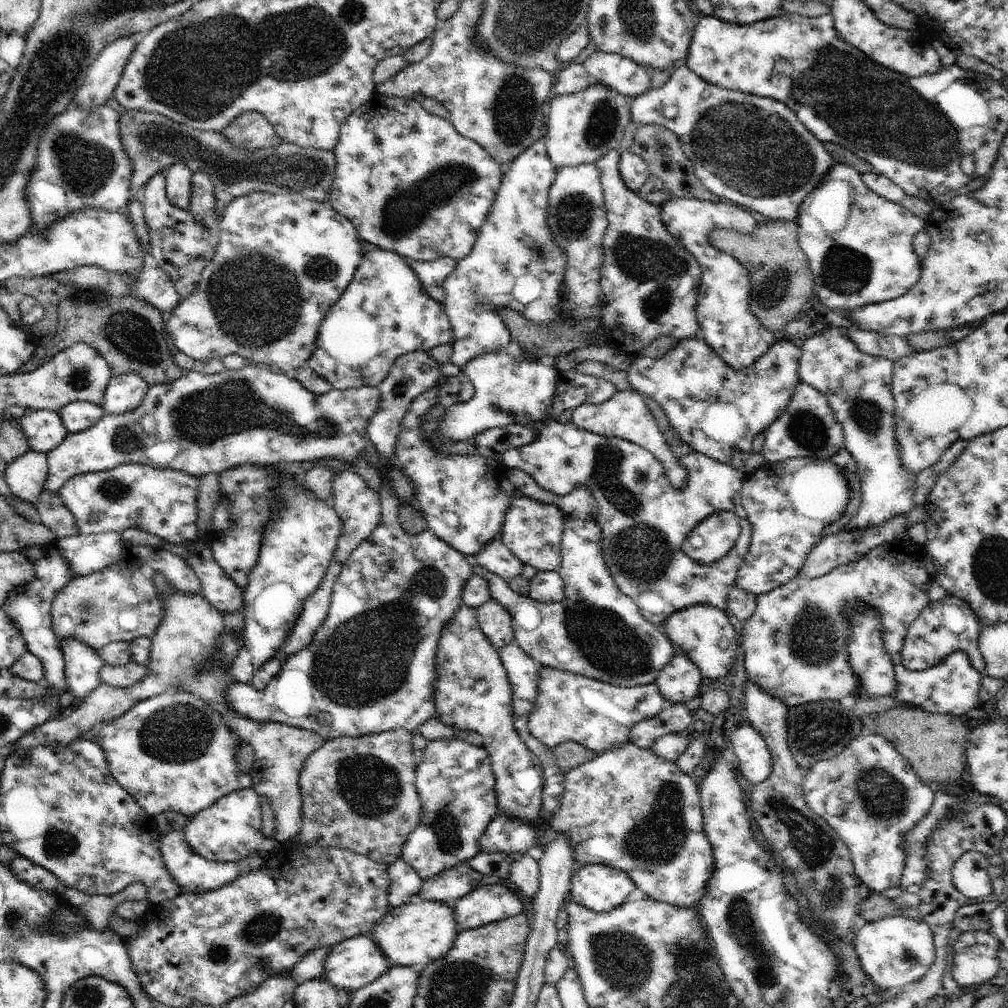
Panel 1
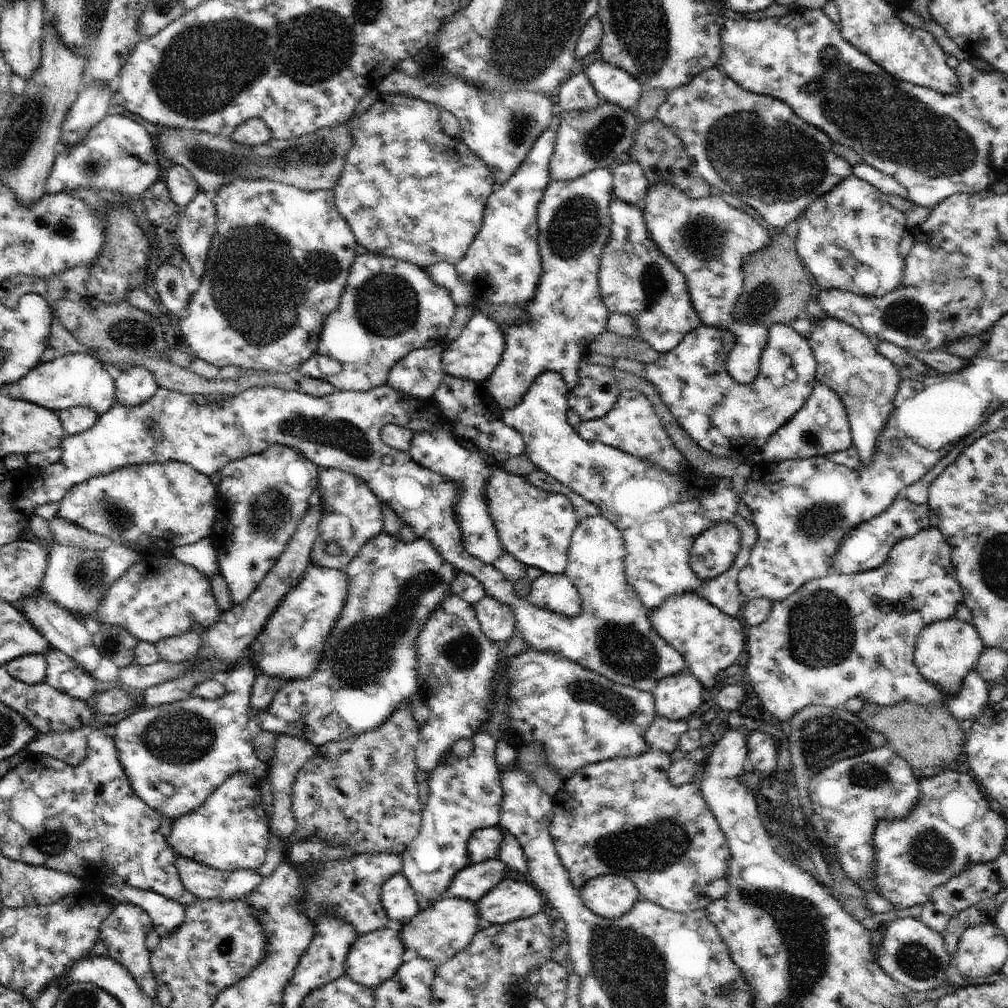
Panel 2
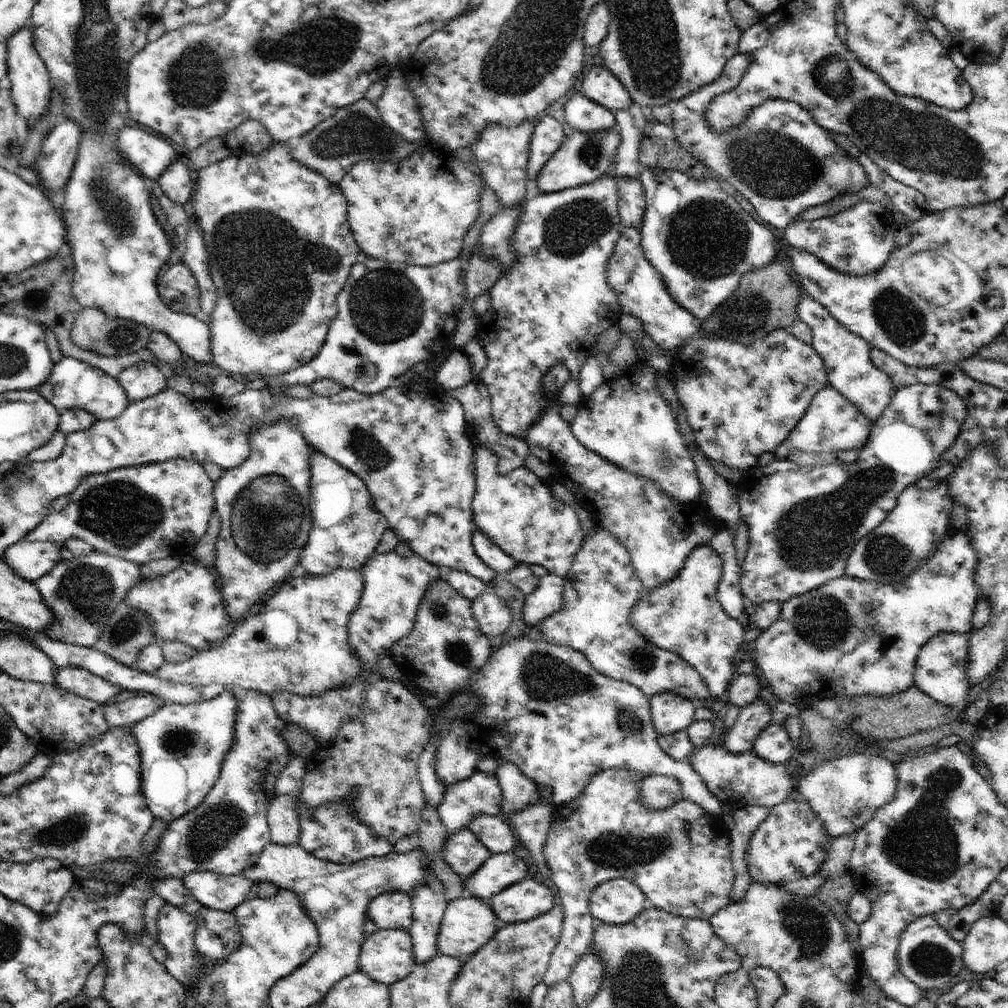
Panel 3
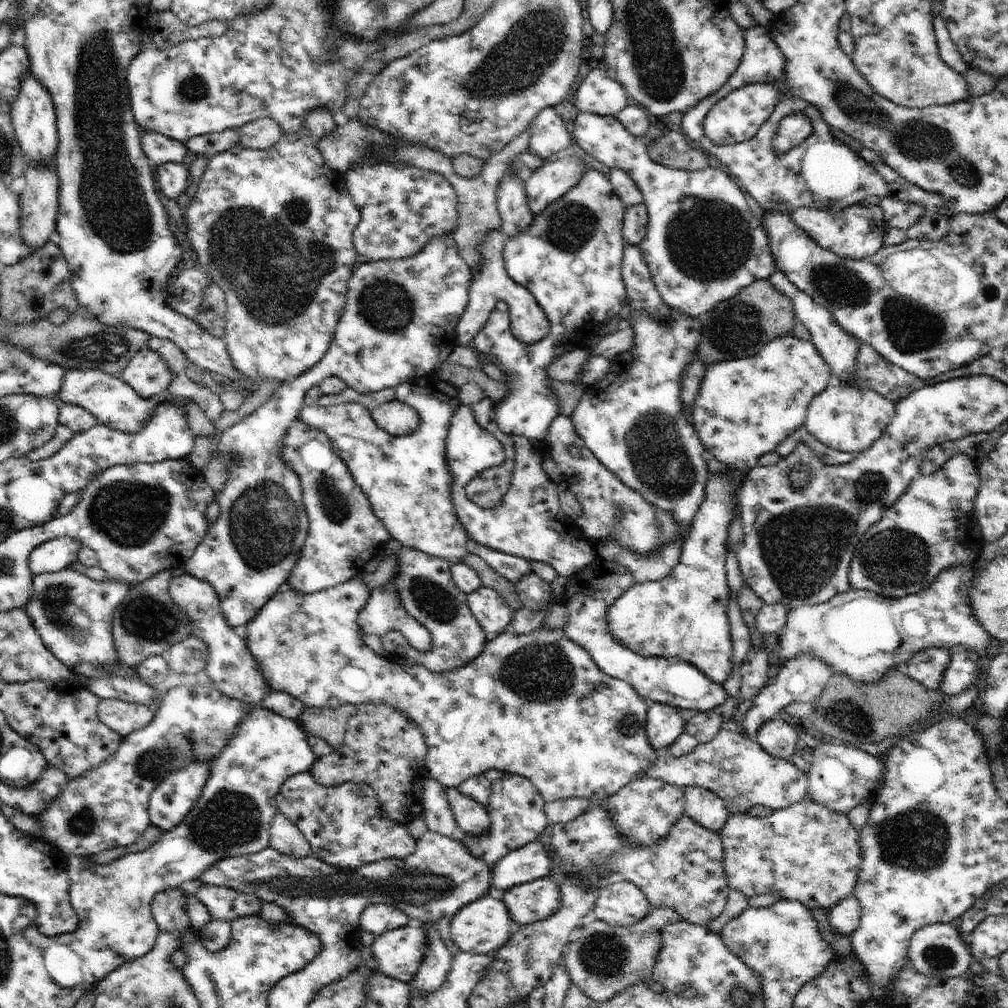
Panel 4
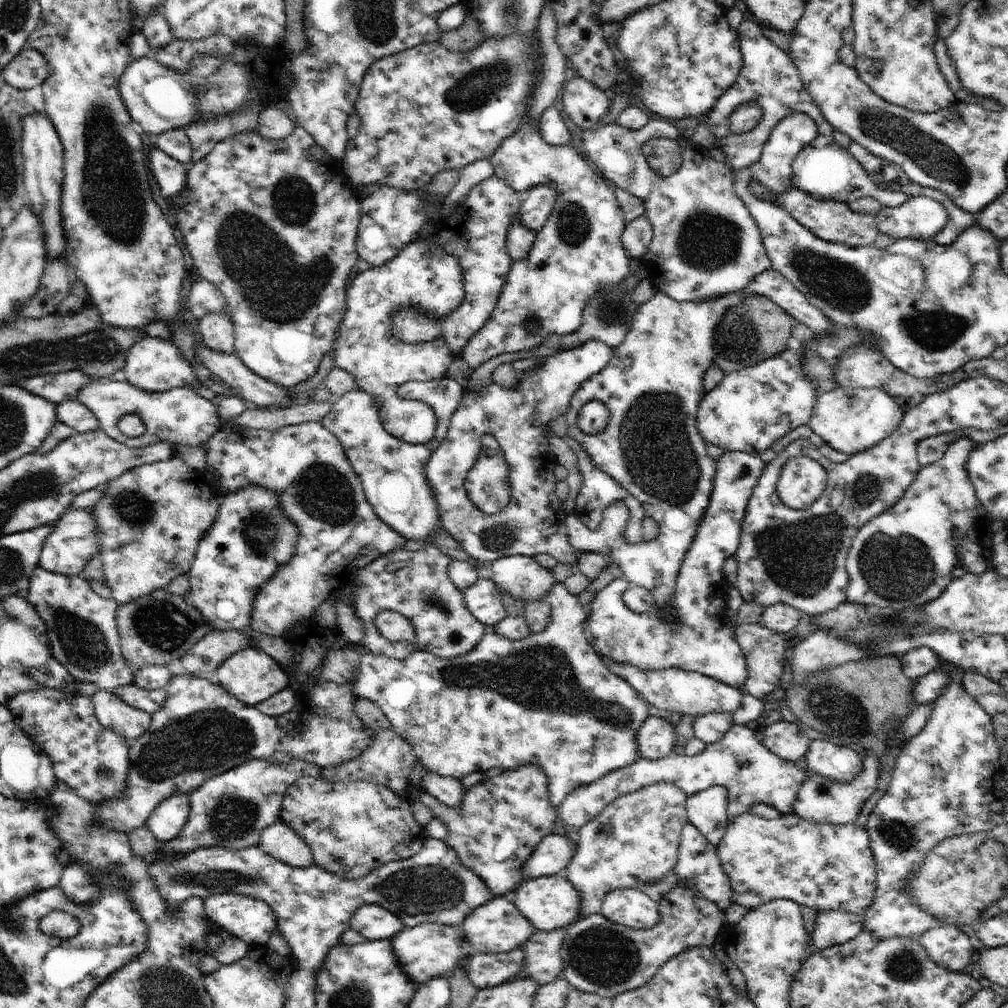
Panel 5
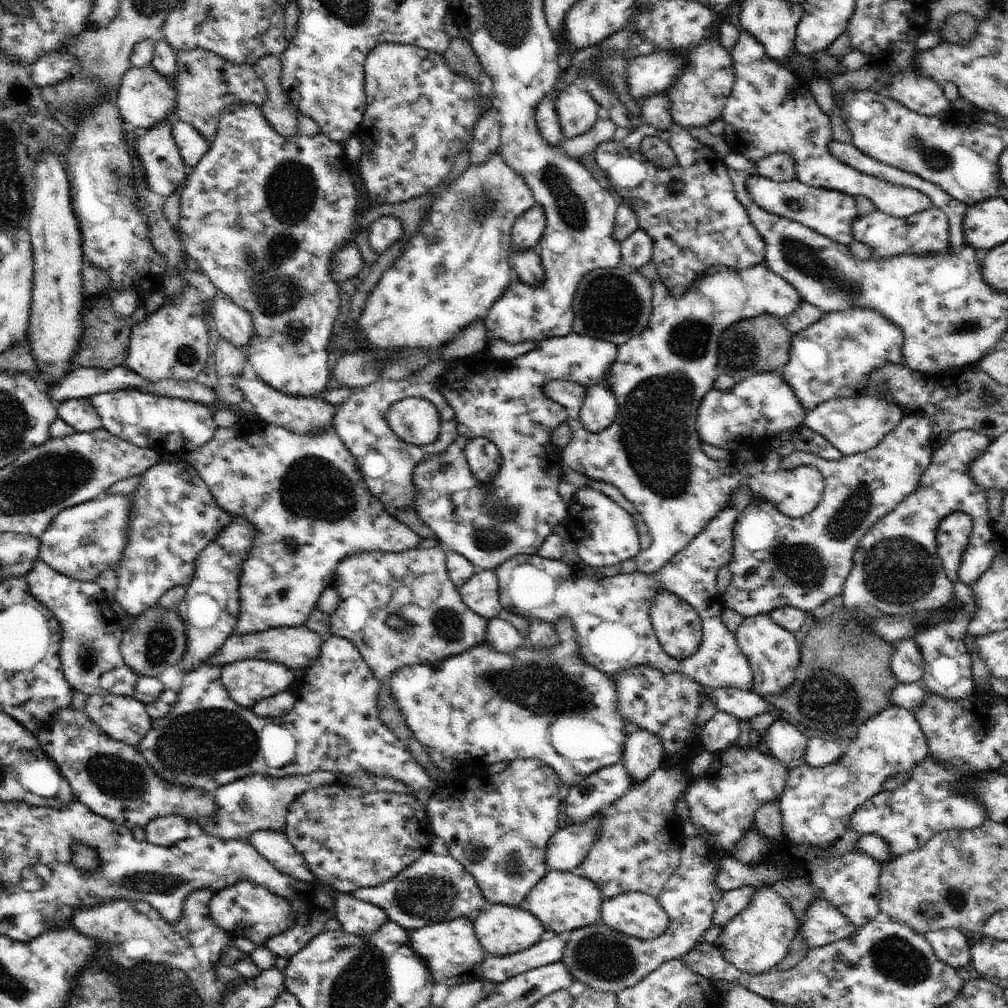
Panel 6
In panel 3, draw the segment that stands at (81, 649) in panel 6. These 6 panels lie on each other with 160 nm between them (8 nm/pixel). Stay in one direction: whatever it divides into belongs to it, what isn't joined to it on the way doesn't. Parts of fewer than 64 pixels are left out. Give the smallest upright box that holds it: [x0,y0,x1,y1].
[33,551,141,648]

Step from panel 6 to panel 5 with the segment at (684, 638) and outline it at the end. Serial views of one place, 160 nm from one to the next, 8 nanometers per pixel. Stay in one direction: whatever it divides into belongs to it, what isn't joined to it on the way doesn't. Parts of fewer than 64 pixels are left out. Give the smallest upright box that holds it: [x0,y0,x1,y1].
[565,268,833,613]

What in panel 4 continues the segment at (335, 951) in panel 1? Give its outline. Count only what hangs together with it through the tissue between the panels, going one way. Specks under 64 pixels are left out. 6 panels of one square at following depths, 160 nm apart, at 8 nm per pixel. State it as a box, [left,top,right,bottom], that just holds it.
[366,923,428,984]

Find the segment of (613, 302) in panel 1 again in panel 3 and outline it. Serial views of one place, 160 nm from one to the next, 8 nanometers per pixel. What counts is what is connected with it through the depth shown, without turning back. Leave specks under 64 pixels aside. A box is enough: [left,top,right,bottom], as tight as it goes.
[607,229,702,350]

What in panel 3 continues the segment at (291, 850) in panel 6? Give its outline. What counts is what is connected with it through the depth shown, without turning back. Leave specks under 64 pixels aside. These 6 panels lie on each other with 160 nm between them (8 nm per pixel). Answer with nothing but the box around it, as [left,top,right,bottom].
[267,793,300,845]

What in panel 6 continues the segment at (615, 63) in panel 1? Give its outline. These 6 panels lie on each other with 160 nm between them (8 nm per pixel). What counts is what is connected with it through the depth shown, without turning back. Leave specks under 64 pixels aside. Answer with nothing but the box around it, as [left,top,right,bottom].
[554,85,599,139]

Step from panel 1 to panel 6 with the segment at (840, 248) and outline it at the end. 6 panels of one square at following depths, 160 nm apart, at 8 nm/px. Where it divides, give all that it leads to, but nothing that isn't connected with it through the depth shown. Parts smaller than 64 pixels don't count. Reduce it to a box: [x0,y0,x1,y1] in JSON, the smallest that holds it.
[745,175,859,245]

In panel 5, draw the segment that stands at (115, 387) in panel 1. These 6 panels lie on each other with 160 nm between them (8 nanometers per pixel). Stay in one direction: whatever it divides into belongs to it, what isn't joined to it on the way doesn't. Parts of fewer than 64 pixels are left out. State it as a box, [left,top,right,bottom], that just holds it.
[113,334,198,392]

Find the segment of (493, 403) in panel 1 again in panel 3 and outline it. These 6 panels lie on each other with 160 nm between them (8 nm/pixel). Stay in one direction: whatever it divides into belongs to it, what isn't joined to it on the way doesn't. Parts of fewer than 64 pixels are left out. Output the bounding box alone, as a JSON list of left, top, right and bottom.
[524,364,746,618]

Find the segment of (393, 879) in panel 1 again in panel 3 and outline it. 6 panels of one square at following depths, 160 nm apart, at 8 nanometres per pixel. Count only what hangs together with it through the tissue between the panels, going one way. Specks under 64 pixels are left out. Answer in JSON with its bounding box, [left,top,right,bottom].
[366,893,413,929]

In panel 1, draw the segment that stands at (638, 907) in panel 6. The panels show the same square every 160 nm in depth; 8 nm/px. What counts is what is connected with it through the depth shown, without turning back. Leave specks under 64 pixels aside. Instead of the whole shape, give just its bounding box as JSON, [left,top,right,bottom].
[571,864,638,913]

